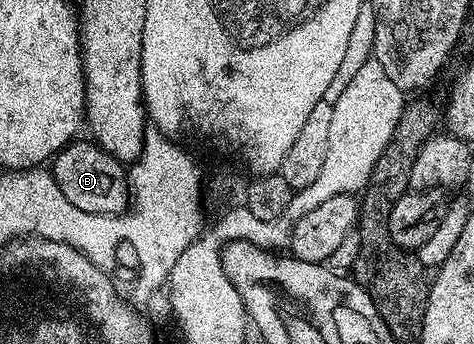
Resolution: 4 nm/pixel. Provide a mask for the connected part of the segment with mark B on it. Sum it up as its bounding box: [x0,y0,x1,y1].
[52,141,132,215]

